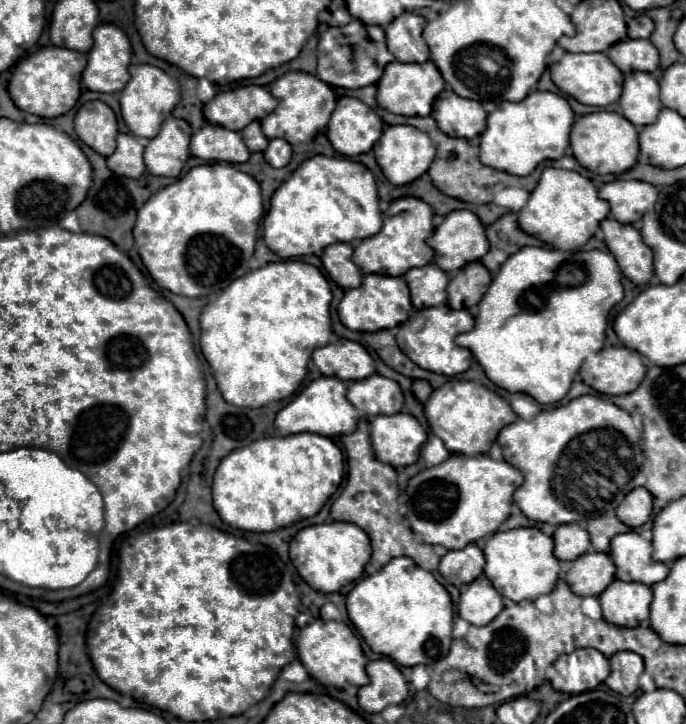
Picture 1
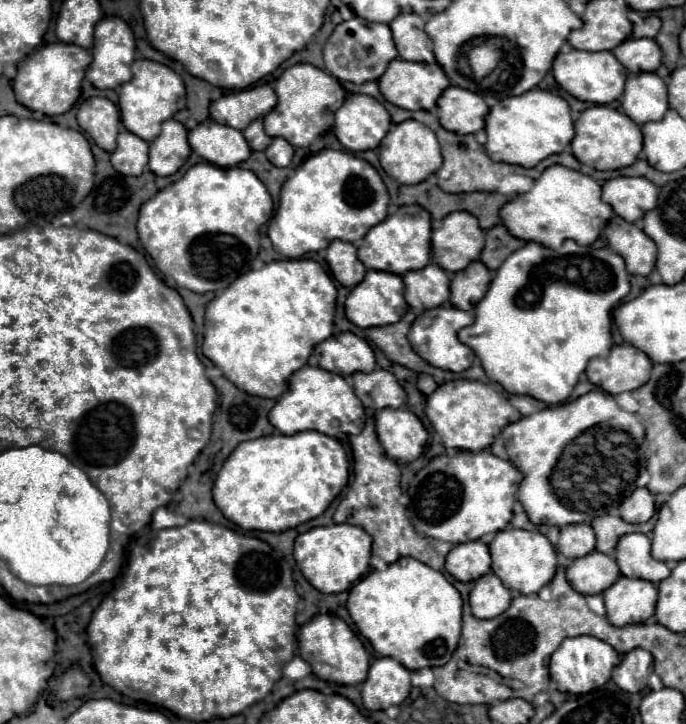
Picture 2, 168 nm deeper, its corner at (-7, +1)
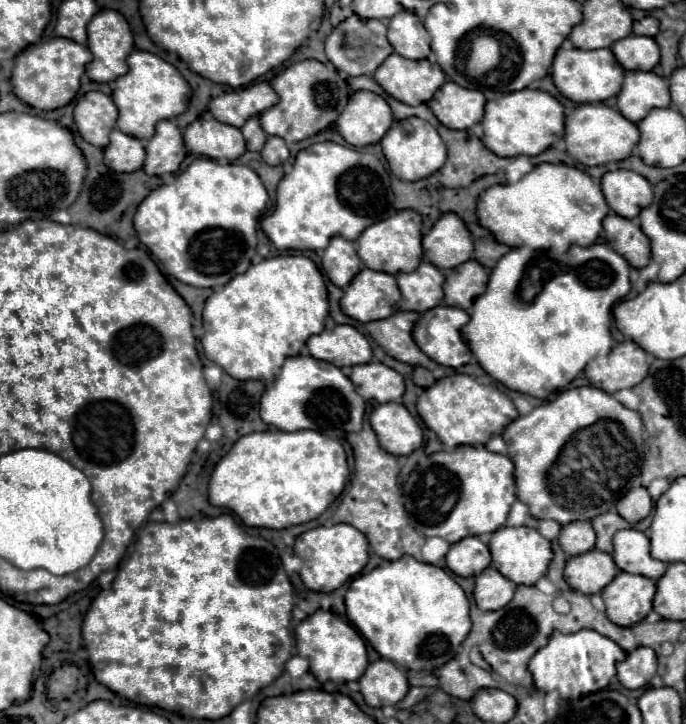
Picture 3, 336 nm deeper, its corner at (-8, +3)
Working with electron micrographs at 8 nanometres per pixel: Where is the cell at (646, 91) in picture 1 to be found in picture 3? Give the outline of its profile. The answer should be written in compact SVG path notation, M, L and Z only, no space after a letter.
M626 71L622 91L618 95L618 111L638 123L648 115L648 111L658 107L668 107L668 83L654 71Z

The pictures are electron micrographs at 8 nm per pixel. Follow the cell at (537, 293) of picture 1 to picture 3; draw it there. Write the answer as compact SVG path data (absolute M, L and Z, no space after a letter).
M606 243L574 247L574 253L570 251L568 257L564 256L566 251L560 253L556 249L548 249L548 253L553 255L553 259L546 253L526 247L510 249L508 255L504 255L492 269L486 293L474 301L470 321L460 329L464 341L490 377L512 391L540 399L546 399L572 383L590 359L608 355L612 349L612 305L630 291L630 265Z

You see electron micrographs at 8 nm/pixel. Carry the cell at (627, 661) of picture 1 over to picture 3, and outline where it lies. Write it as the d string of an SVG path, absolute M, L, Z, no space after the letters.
M638 647L616 665L618 679L626 689L640 689L656 675L656 653L650 647Z

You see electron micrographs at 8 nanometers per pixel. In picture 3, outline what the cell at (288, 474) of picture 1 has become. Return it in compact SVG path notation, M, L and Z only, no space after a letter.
M264 431L240 437L214 467L208 497L216 507L234 511L250 527L286 529L306 523L344 491L350 475L344 447L318 431Z

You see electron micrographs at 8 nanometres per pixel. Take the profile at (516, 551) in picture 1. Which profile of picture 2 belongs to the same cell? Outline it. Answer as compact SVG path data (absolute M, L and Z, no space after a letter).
M503 529L495 535L489 545L489 553L493 559L493 573L513 591L523 595L537 593L543 585L551 581L557 569L557 553L549 539L539 531L525 531L525 529Z

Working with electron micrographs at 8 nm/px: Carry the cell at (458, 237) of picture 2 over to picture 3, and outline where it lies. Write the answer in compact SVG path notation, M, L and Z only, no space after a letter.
M444 213L422 239L424 261L438 269L452 269L466 263L474 253L472 235L464 219L456 213Z

